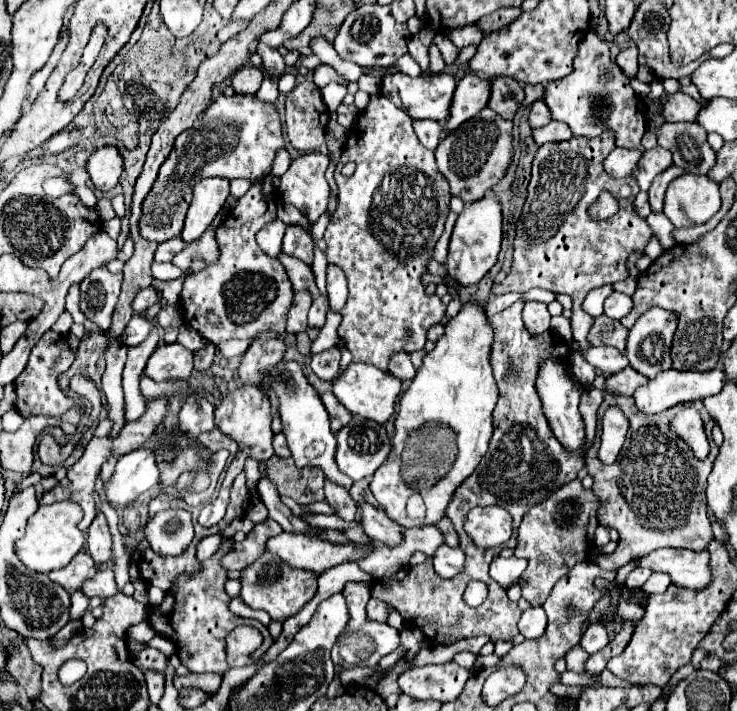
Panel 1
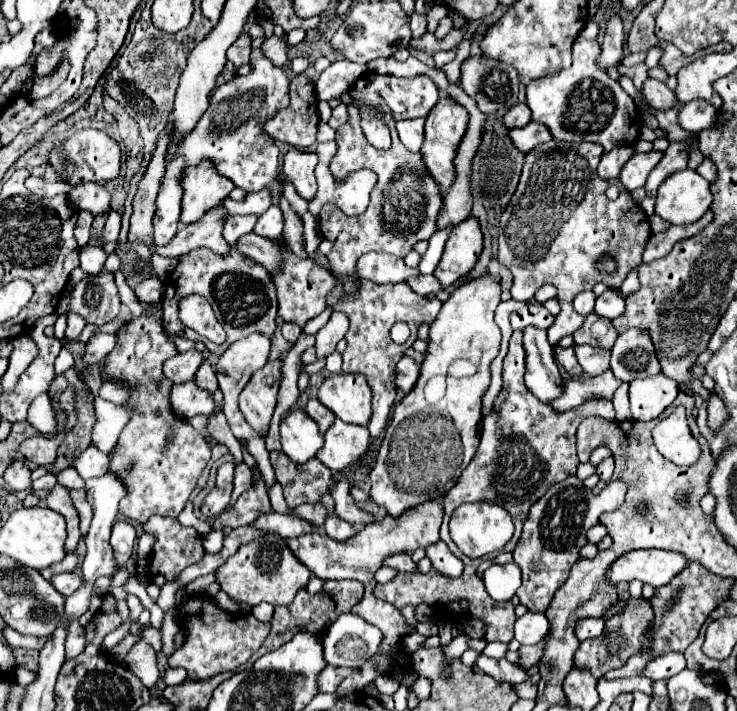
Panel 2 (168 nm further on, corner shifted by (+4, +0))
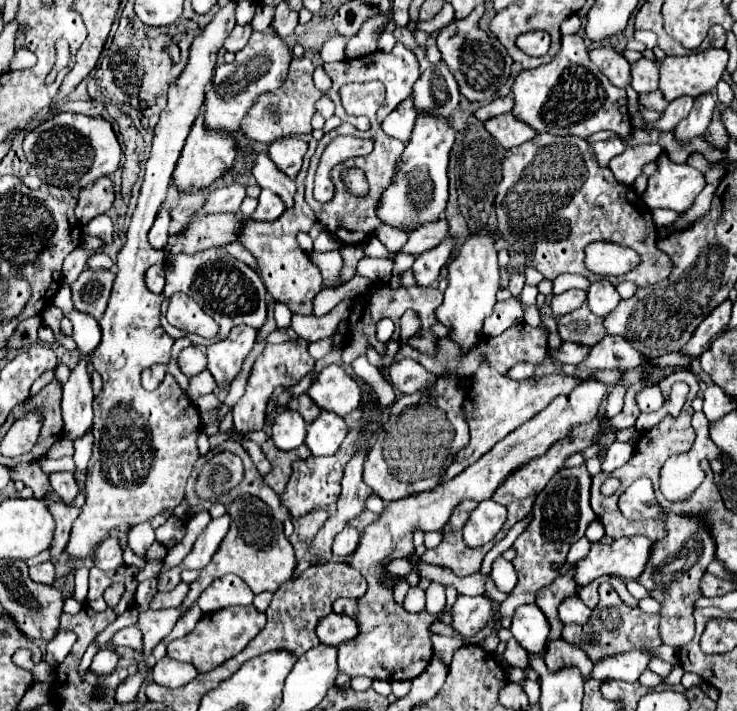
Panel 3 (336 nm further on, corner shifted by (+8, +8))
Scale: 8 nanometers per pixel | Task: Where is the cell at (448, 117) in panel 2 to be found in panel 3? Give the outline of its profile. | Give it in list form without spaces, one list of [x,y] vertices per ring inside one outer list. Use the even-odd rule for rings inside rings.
[[[418,116],[412,136],[396,164],[396,174],[380,196],[376,216],[394,228],[414,230],[422,224],[436,222],[444,216],[448,202],[448,152],[454,144],[454,130],[448,120],[436,120],[436,116]]]

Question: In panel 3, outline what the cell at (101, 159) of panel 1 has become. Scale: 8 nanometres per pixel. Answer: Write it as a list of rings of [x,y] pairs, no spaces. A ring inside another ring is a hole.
[[[60,112],[36,126],[32,132],[26,134],[22,148],[26,160],[44,184],[70,190],[80,190],[94,180],[116,172],[122,154],[118,138],[108,120],[104,120],[102,116],[90,118],[74,112]]]

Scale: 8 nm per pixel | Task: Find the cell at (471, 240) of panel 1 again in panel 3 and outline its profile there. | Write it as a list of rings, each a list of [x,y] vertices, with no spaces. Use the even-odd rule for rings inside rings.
[[[446,238],[444,244],[440,244],[438,248],[432,248],[432,252],[424,252],[424,256],[416,258],[416,262],[412,264],[412,274],[414,274],[416,286],[426,288],[426,286],[430,286],[438,278],[440,268],[450,258],[452,246],[454,246],[454,240]]]

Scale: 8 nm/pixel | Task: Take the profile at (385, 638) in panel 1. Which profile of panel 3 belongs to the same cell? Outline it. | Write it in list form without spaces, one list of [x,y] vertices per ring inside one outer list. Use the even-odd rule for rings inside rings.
[[[328,614],[318,622],[316,632],[320,642],[338,646],[340,640],[352,640],[352,636],[356,636],[358,624],[344,614]]]

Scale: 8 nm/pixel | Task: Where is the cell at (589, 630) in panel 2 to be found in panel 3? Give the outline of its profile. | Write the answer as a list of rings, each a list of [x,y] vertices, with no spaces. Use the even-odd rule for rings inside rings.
[[[570,596],[568,600],[564,600],[558,608],[558,614],[560,614],[560,620],[562,622],[576,622],[576,624],[582,624],[584,620],[588,620],[590,616],[590,608],[578,598],[578,596]]]

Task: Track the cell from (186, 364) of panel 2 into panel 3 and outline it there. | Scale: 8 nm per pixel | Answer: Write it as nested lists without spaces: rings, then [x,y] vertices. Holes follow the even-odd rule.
[[[188,346],[180,352],[178,356],[178,366],[182,370],[184,376],[192,378],[196,374],[200,374],[202,370],[206,370],[206,356],[198,346]]]

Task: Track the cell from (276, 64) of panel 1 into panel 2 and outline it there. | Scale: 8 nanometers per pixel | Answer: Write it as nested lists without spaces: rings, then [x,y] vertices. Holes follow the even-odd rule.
[[[270,36],[264,40],[262,44],[262,52],[266,58],[272,60],[274,66],[284,66],[286,64],[286,40],[278,38],[278,36]]]

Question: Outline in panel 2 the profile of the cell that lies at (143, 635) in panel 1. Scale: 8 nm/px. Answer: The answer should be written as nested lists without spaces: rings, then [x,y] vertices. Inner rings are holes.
[[[146,628],[146,630],[142,630],[142,638],[146,638],[146,642],[150,642],[156,652],[160,652],[160,648],[162,648],[162,634],[158,630]]]

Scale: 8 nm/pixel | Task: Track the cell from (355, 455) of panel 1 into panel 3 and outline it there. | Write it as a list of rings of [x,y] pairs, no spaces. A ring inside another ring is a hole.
[[[320,412],[306,430],[306,446],[314,456],[330,456],[338,450],[346,438],[348,428],[340,416],[334,412]]]

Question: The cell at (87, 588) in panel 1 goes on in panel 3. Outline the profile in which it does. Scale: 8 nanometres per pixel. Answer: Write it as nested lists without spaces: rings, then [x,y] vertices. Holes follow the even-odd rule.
[[[42,562],[38,566],[30,568],[30,578],[40,584],[52,584],[54,582],[54,564],[52,562]]]

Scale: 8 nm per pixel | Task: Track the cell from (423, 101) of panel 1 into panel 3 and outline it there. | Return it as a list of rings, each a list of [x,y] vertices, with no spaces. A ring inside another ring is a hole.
[[[396,44],[392,48],[392,52],[372,52],[368,56],[360,56],[360,58],[352,58],[352,60],[342,60],[342,62],[330,62],[324,64],[326,74],[332,78],[332,88],[328,88],[324,92],[324,96],[328,96],[334,104],[336,110],[340,110],[340,98],[338,98],[338,88],[340,84],[348,84],[348,82],[368,82],[368,80],[380,80],[386,86],[386,102],[380,106],[378,110],[378,122],[382,122],[394,108],[396,104],[400,104],[400,100],[406,100],[412,92],[412,84],[418,80],[420,72],[418,72],[418,62],[416,56],[412,54],[412,50],[408,50],[404,44]]]

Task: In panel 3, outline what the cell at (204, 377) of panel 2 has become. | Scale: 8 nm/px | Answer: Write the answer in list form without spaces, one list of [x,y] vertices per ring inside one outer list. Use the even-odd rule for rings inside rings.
[[[208,370],[200,372],[200,376],[190,378],[190,390],[188,390],[190,400],[198,400],[200,396],[206,396],[214,390],[216,390],[216,382],[212,380],[212,374]]]

